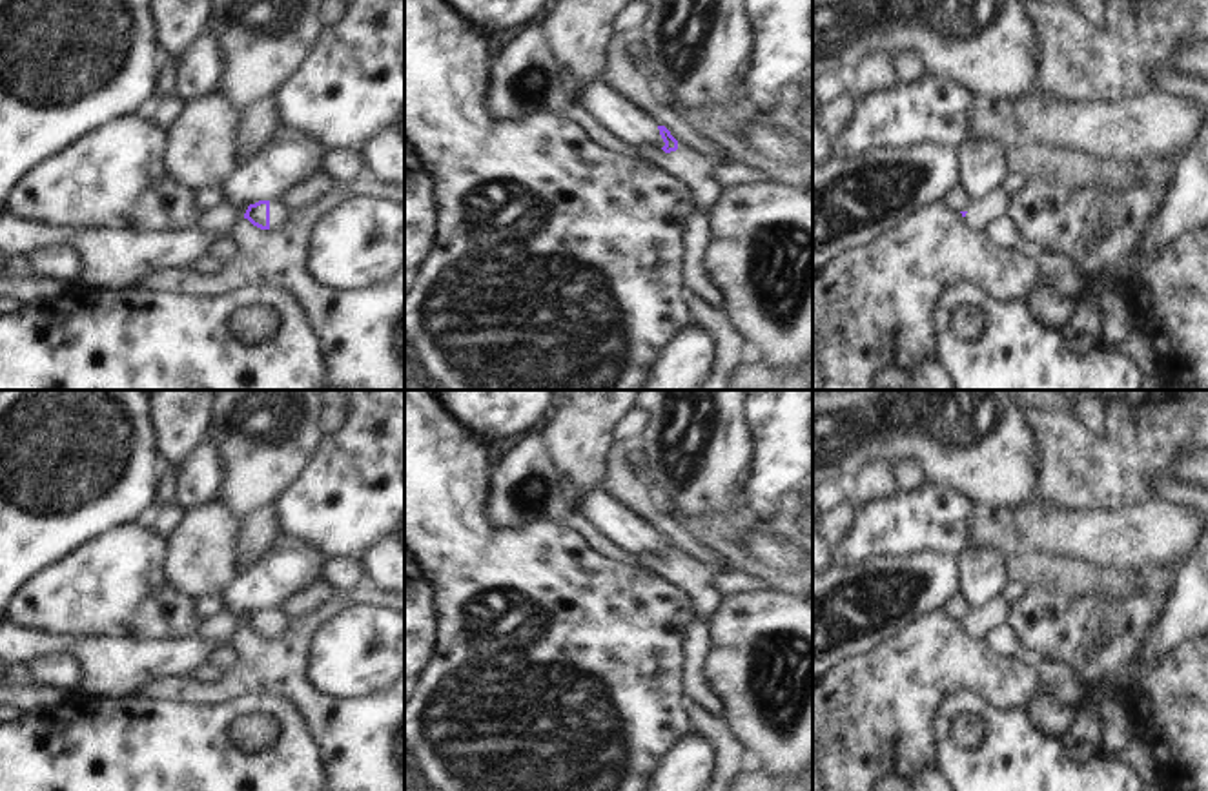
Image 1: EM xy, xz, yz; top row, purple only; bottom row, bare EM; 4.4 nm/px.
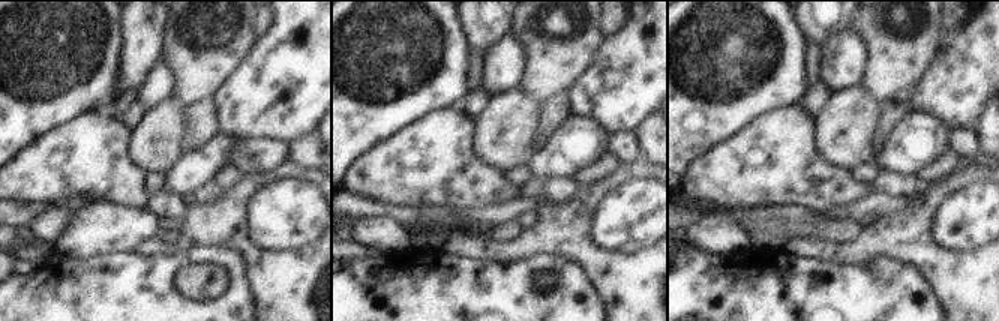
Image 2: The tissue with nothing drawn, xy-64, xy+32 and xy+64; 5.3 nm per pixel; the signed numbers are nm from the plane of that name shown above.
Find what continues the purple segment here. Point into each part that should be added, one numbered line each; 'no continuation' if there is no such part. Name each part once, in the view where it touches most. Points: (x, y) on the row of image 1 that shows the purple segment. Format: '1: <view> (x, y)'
1: xy (277, 212)

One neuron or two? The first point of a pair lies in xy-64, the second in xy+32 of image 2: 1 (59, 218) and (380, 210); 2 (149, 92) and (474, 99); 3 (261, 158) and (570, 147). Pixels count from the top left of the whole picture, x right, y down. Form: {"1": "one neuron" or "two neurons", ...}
{"1": "two neurons", "2": "two neurons", "3": "two neurons"}

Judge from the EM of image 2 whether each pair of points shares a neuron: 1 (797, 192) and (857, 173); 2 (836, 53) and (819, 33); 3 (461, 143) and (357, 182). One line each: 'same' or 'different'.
1: different
2: different
3: same

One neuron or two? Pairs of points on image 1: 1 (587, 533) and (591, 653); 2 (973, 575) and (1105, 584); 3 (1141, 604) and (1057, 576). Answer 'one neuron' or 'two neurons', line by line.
1: two neurons
2: two neurons
3: two neurons

